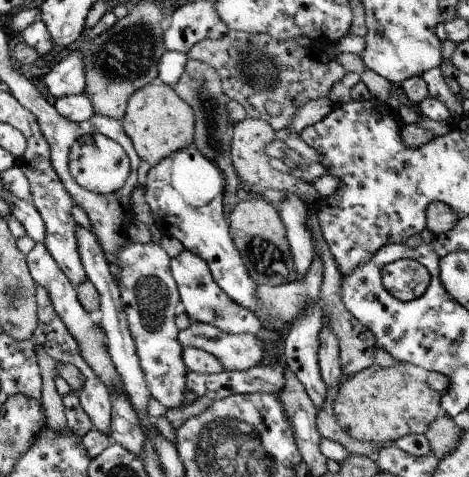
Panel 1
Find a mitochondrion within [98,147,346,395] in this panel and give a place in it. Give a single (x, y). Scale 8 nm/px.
(153, 296)

